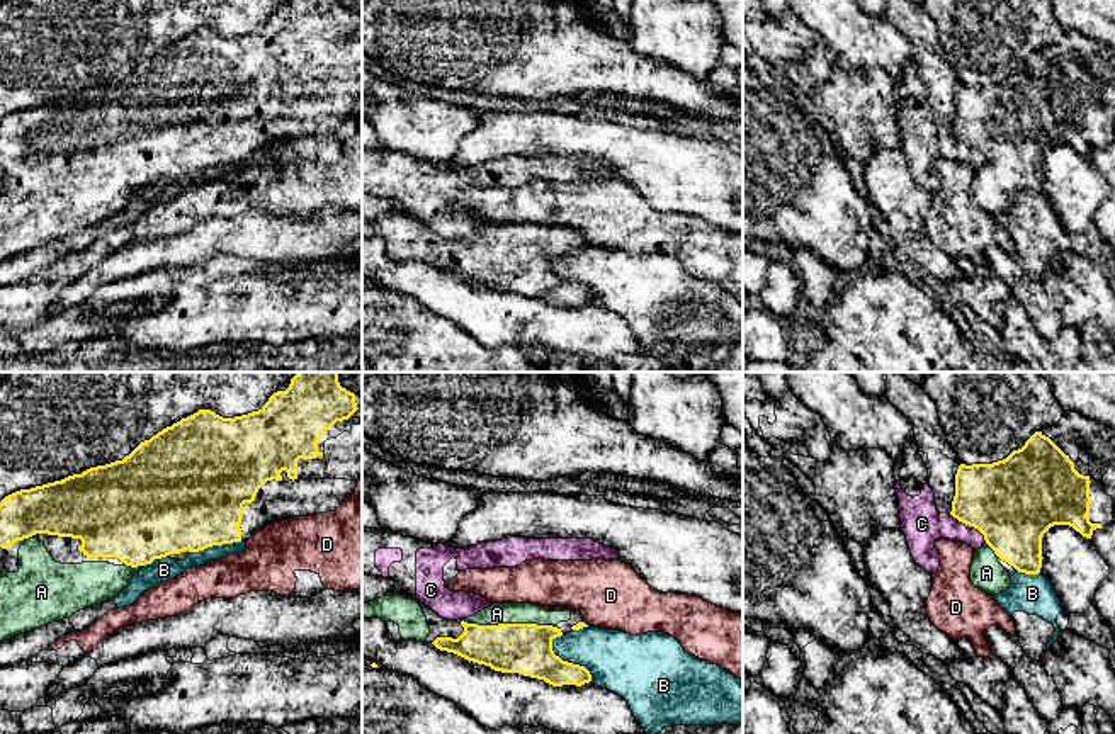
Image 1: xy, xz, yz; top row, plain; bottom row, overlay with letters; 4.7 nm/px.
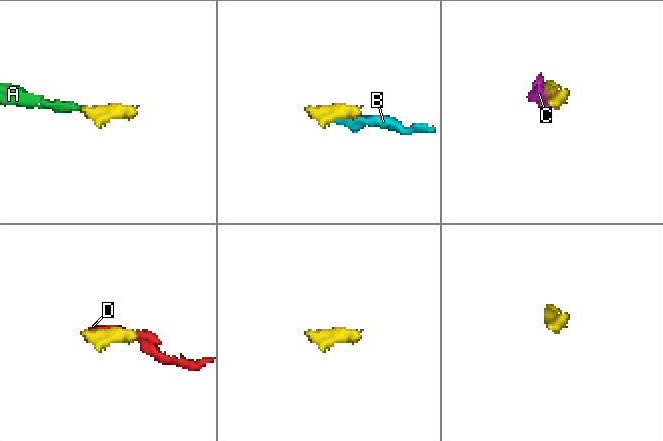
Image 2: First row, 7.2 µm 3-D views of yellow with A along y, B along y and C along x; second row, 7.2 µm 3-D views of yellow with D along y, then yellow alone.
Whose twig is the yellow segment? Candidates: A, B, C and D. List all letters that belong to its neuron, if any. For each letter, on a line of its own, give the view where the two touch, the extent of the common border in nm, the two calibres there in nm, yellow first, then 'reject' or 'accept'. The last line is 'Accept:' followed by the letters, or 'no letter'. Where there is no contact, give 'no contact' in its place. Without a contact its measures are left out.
A: xz | 380 nm | 240/100 nm | accept
B: xz | 280 nm | 240/280 nm | reject
C: yz | 240 nm | 420/200 nm | reject
D: xz | 30 nm | 40/320 nm | reject
Accept: A

